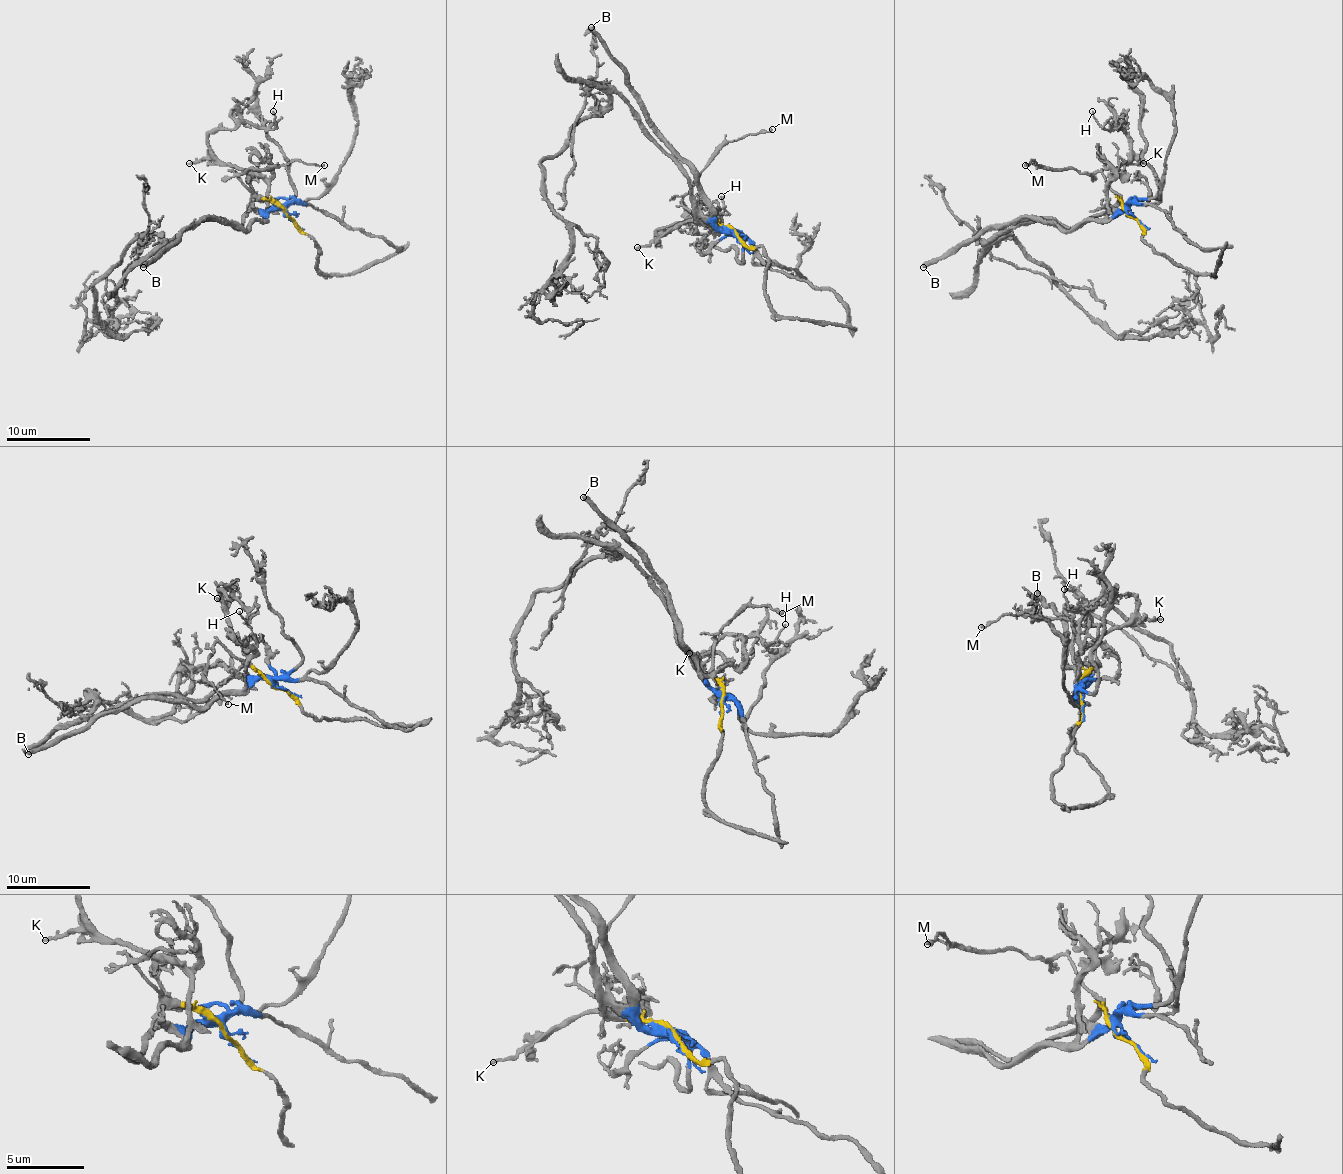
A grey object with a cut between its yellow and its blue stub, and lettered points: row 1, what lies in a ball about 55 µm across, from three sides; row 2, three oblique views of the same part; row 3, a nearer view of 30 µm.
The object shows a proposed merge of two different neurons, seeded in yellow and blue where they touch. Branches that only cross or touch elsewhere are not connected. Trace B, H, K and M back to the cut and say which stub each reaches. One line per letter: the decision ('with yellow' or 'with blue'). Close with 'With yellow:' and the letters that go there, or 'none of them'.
B: with blue
H: with blue
K: with blue
M: with yellow
With yellow: M

